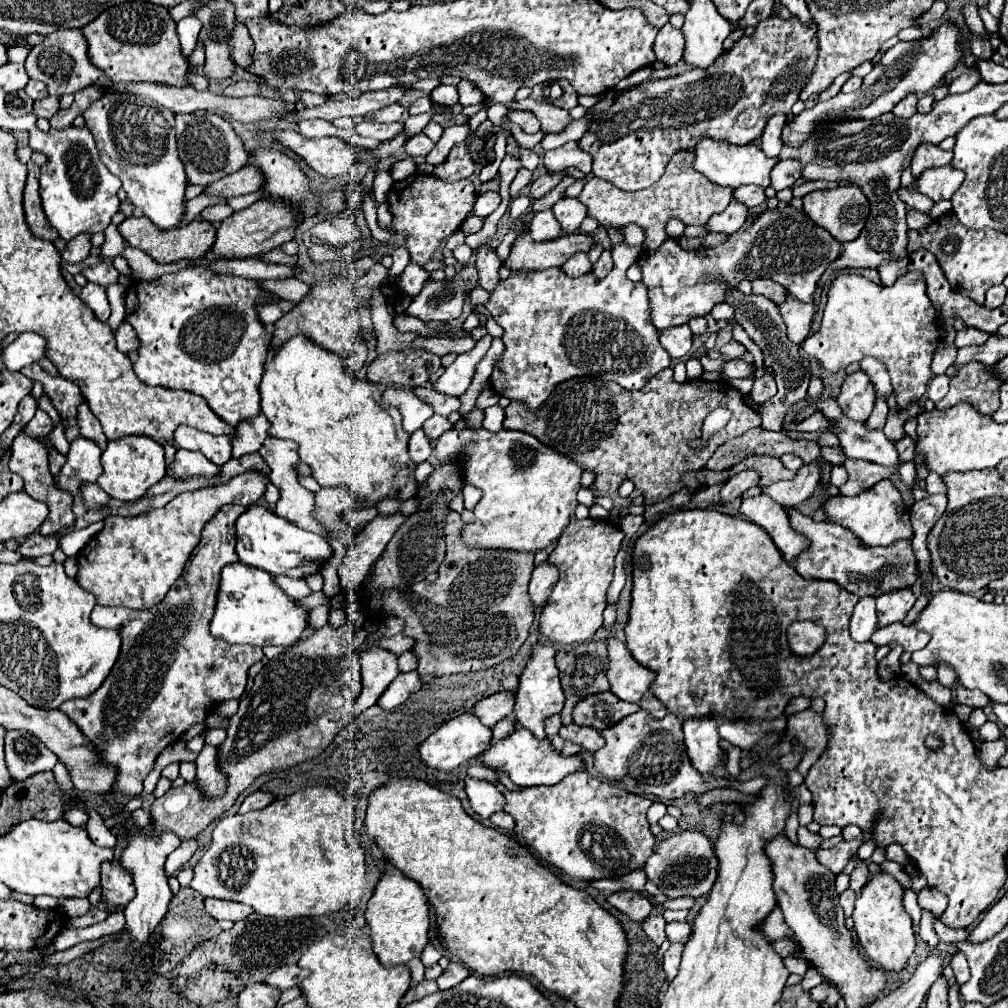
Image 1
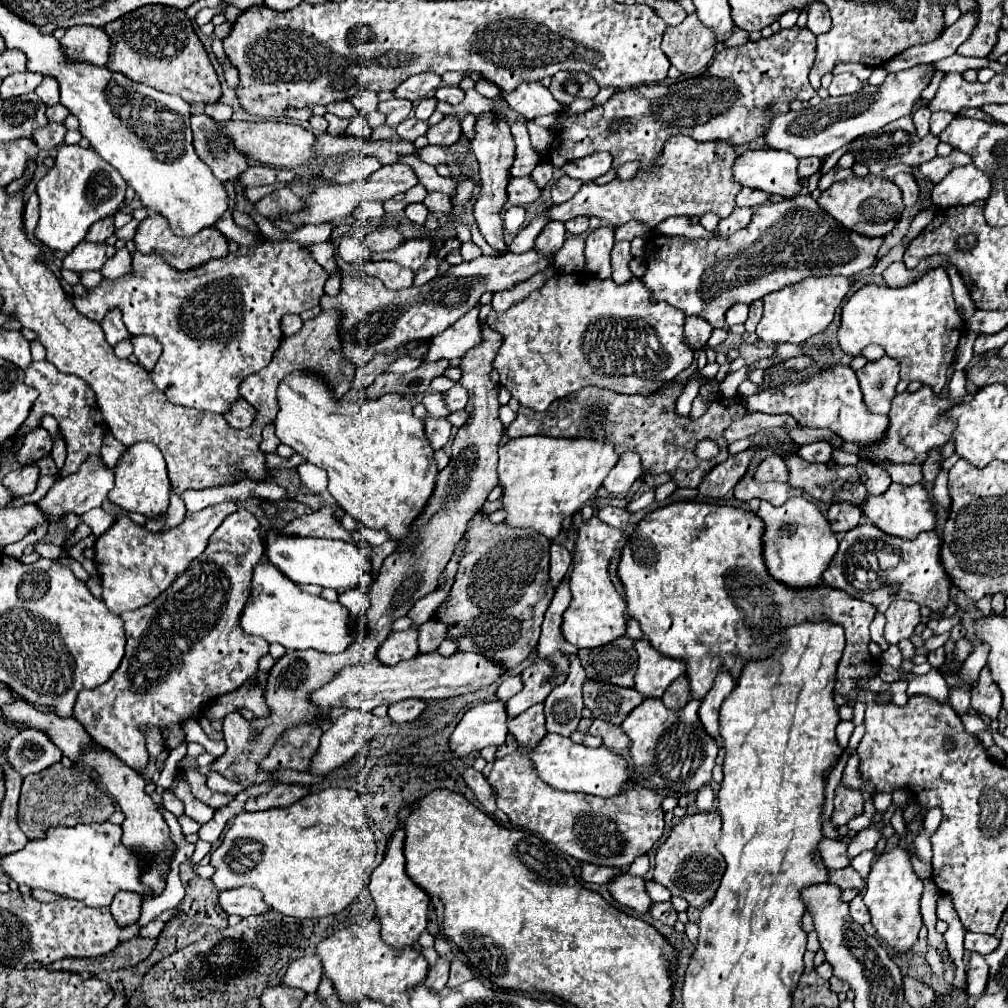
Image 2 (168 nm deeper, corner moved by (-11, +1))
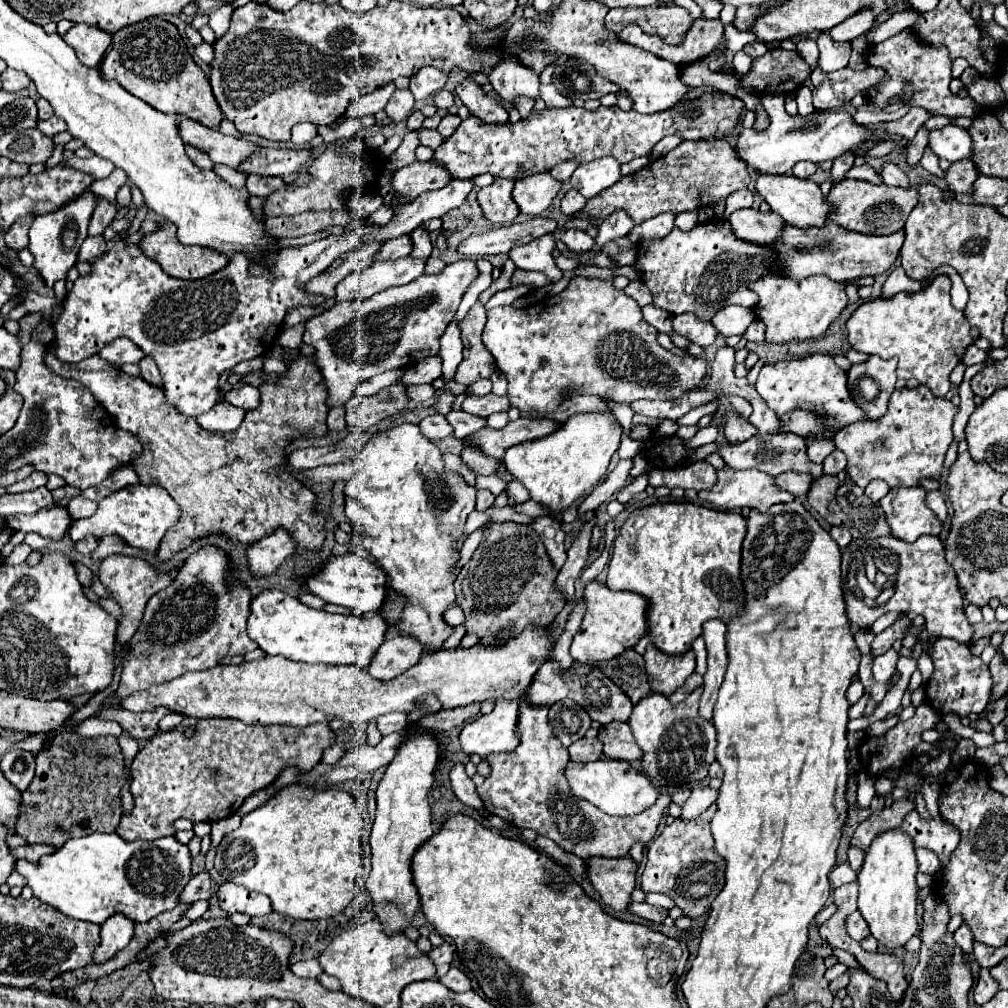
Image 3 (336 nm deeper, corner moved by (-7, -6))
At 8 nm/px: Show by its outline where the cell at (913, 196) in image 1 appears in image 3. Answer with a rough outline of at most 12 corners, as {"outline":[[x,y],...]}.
{"outline":[[884,164],[882,178],[888,186],[910,188],[908,176],[896,164]]}

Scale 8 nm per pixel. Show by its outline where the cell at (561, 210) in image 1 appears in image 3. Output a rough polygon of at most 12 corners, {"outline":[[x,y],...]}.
{"outline":[[566,230],[562,242],[580,254],[594,248],[584,230]]}

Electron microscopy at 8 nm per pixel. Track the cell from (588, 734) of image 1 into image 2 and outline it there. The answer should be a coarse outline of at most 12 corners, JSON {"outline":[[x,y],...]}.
{"outline":[[594,719],[590,735],[604,739],[604,747],[624,751],[630,747],[620,725]]}

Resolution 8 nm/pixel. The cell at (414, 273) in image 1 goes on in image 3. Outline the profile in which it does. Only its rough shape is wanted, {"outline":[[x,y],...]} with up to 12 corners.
{"outline":[[416,228],[410,234],[410,258],[428,260],[432,240],[428,230]]}

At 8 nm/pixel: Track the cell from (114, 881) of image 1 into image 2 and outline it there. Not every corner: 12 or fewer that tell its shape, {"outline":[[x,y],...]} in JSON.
{"outline":[[116,893],[110,911],[118,927],[138,921],[142,899]]}

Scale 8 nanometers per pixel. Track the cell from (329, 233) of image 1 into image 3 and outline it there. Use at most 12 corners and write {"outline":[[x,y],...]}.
{"outline":[[410,238],[388,240],[374,260],[396,260],[410,254]]}

